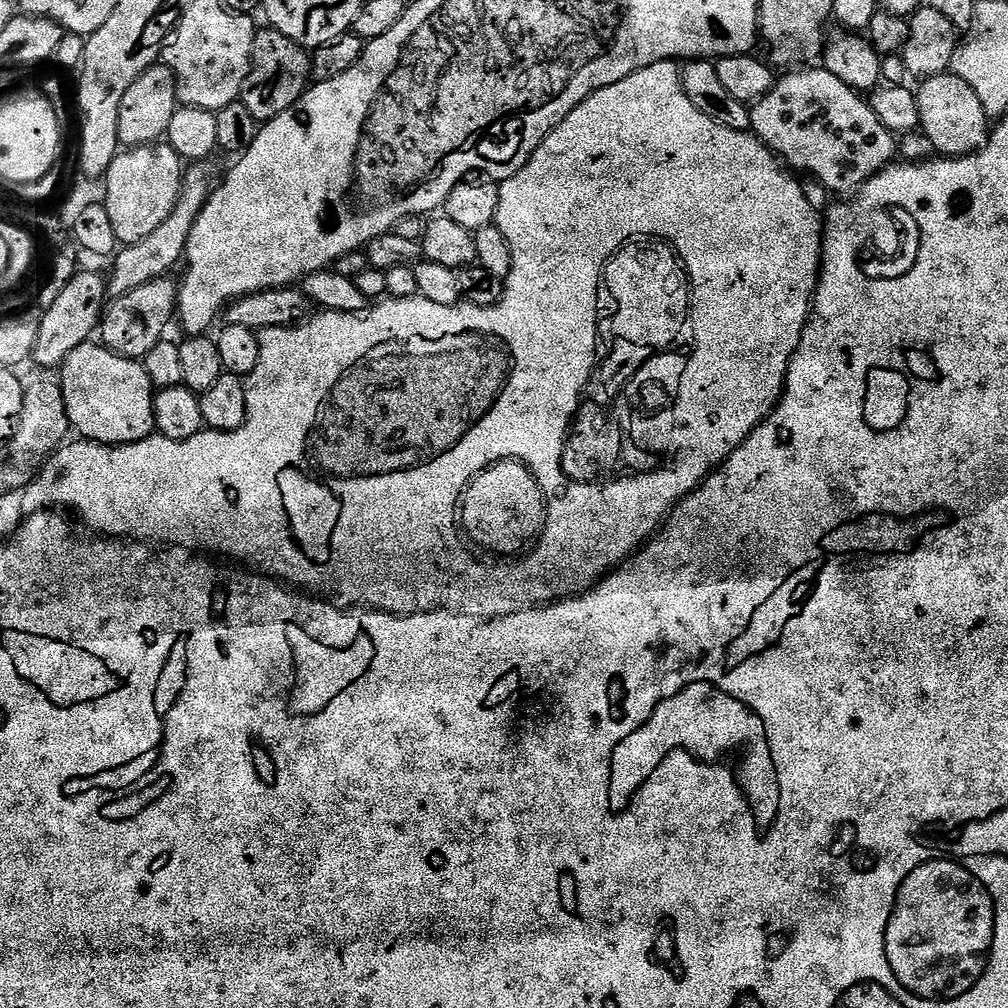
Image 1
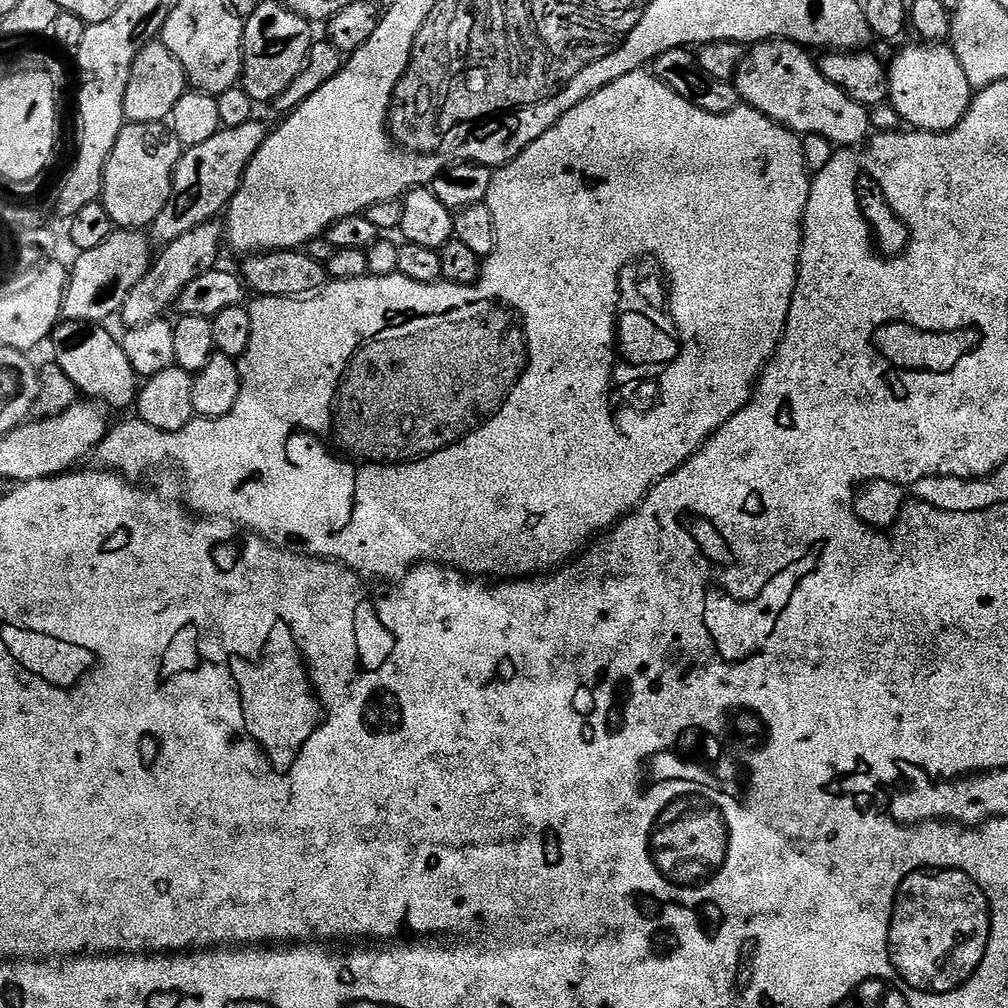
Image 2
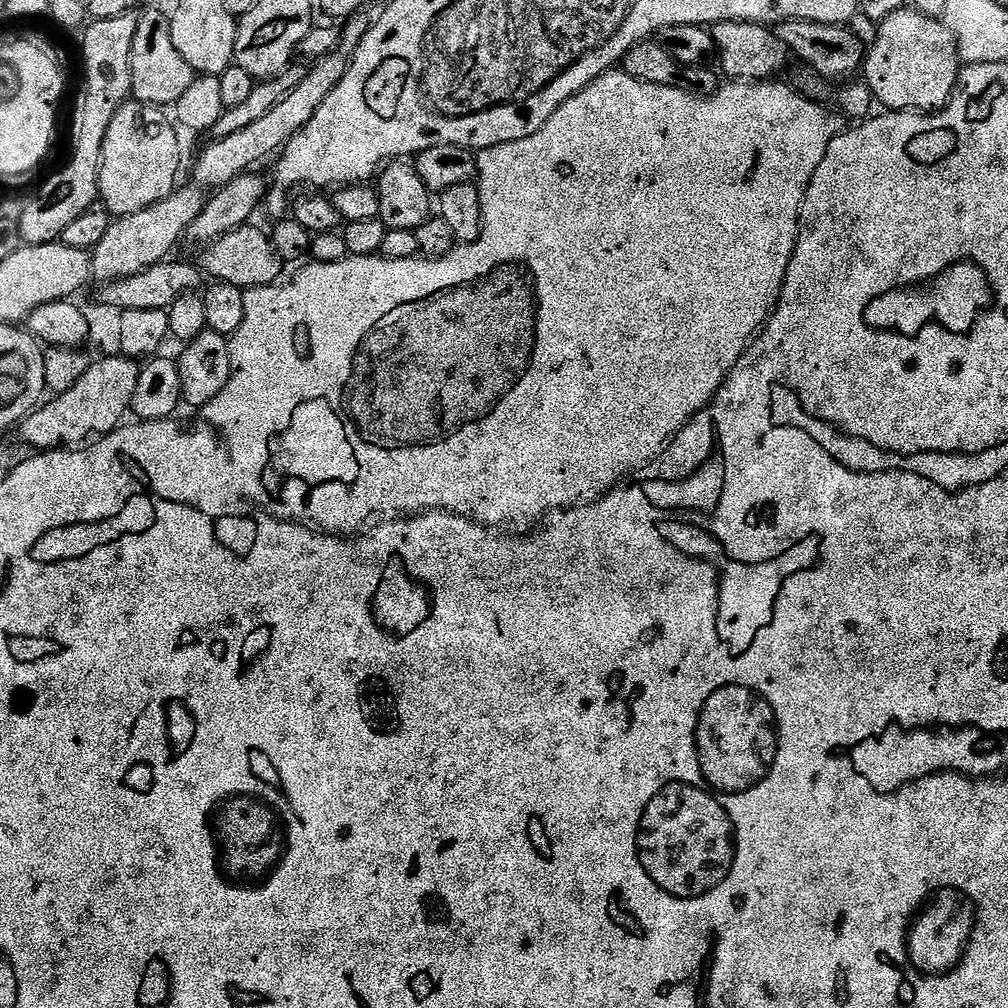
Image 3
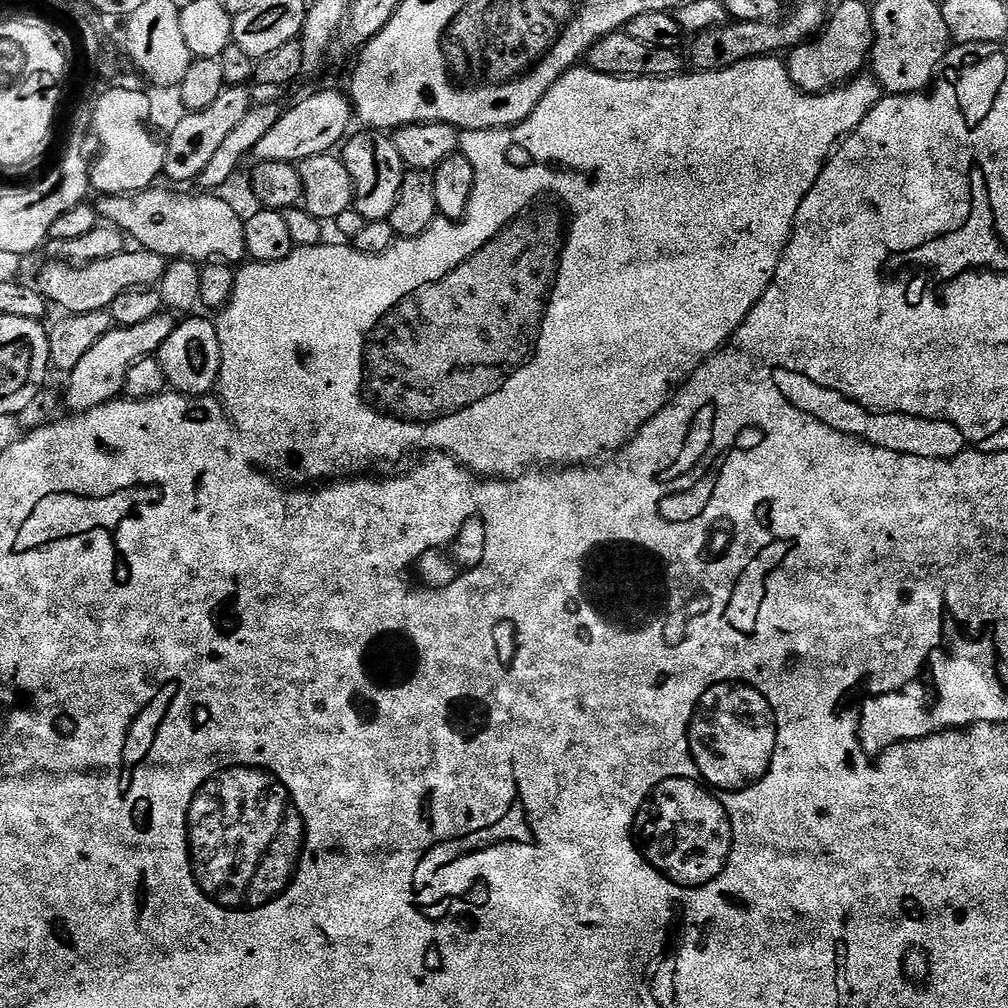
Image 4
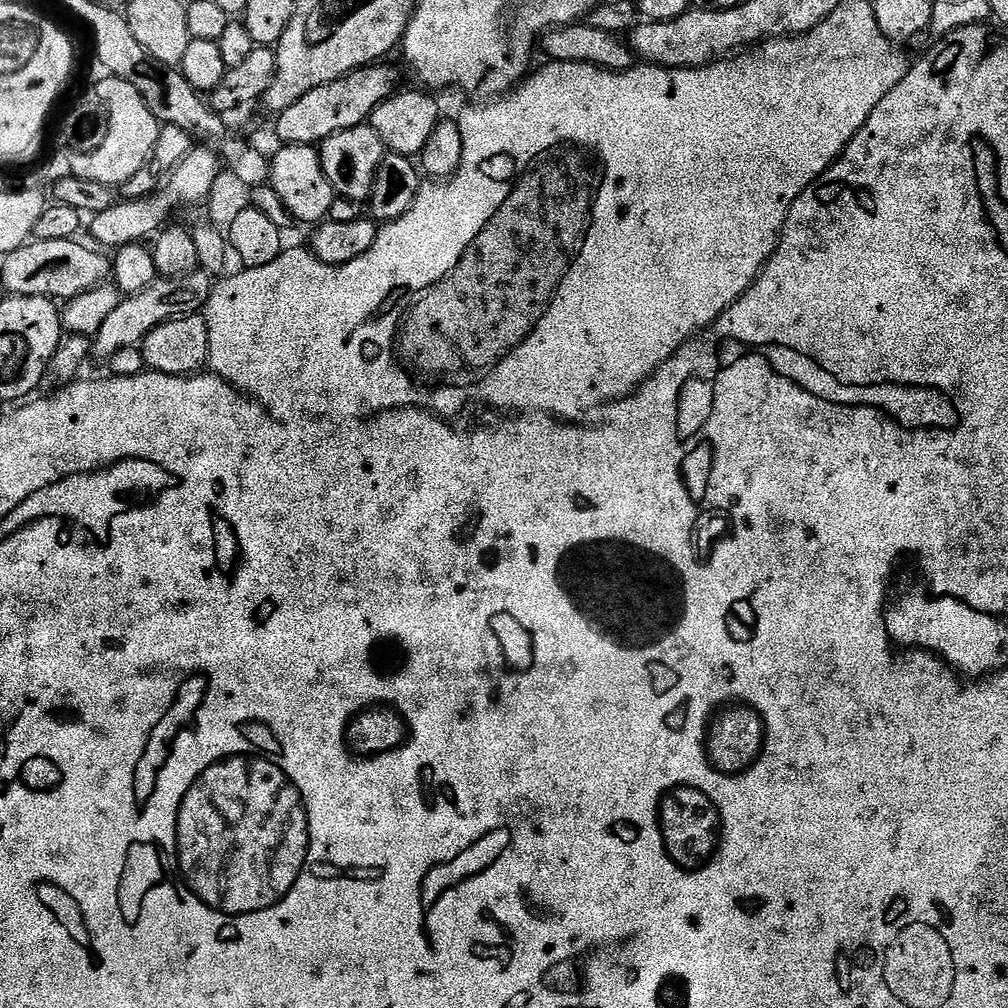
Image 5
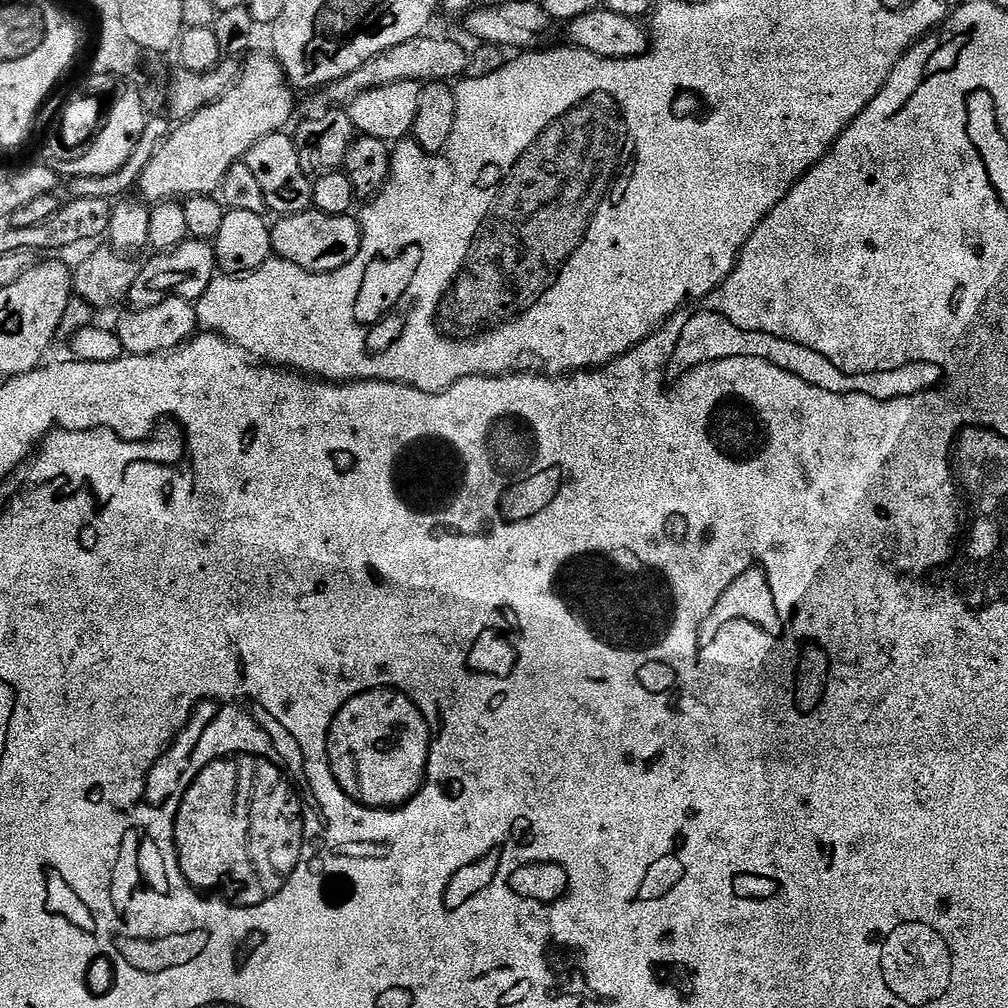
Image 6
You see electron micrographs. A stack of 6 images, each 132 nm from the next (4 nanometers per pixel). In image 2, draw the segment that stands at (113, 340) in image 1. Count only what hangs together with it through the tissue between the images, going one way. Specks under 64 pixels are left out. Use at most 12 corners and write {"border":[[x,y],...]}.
{"border":[[209,222],[163,245],[130,290],[128,328],[165,315],[217,267],[222,228]]}

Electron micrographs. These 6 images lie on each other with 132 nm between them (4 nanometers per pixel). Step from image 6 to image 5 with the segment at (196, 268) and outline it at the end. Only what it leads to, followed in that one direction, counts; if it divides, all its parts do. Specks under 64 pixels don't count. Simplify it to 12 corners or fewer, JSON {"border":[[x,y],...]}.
{"border":[[199,270],[125,296],[94,337],[110,358],[167,320],[199,313],[214,280]]}

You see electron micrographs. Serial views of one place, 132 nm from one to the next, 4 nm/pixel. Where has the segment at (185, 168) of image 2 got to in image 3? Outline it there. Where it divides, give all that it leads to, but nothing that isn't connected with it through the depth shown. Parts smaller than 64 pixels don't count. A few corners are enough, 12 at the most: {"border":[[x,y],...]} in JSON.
{"border":[[349,57],[311,65],[270,114],[213,139],[195,183],[219,190],[310,123]]}

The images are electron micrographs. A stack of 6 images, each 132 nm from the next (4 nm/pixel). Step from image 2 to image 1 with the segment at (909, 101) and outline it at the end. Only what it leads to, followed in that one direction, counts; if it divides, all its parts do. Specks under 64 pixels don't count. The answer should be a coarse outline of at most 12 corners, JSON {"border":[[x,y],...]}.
{"border":[[946,71],[915,89],[919,131],[942,156],[988,141],[978,94]]}

